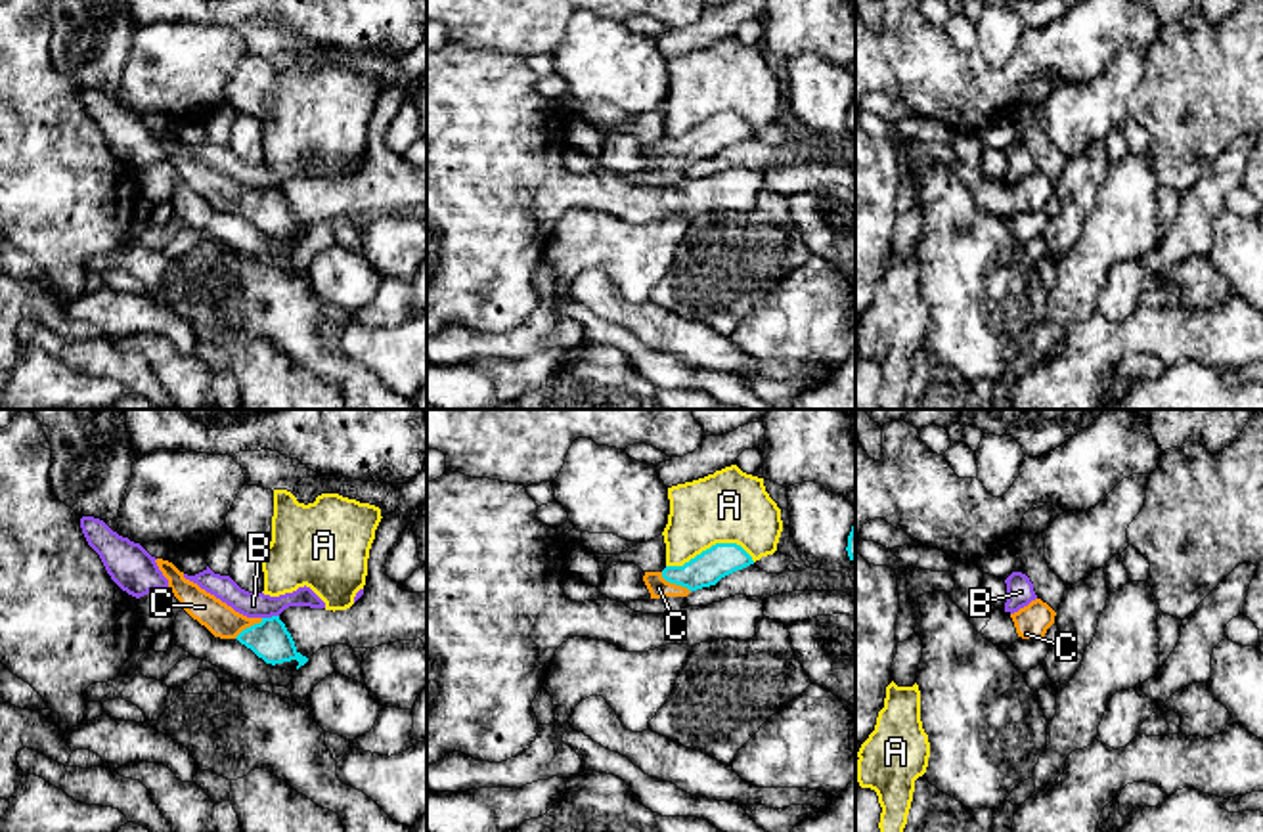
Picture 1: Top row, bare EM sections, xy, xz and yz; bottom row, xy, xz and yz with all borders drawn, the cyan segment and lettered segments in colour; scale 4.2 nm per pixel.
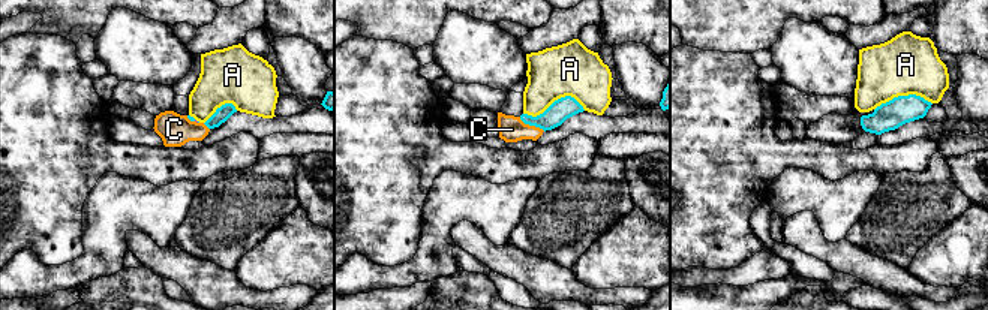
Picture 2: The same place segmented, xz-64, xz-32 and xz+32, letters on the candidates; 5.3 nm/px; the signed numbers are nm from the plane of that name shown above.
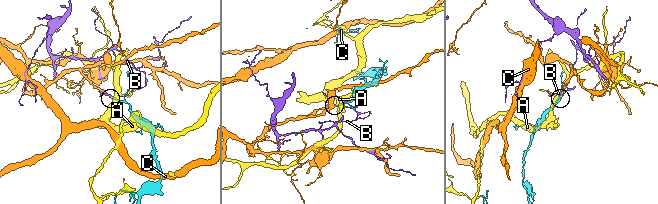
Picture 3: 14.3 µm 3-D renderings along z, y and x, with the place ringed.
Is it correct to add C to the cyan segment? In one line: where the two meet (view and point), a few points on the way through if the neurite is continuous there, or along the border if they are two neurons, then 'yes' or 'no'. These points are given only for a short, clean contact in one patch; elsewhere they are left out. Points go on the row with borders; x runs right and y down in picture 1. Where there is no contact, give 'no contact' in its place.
xz (674, 582) | across xz (722, 559), (705, 570), (674, 582), (659, 588) | yes

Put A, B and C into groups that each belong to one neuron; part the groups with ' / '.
A / B / C

